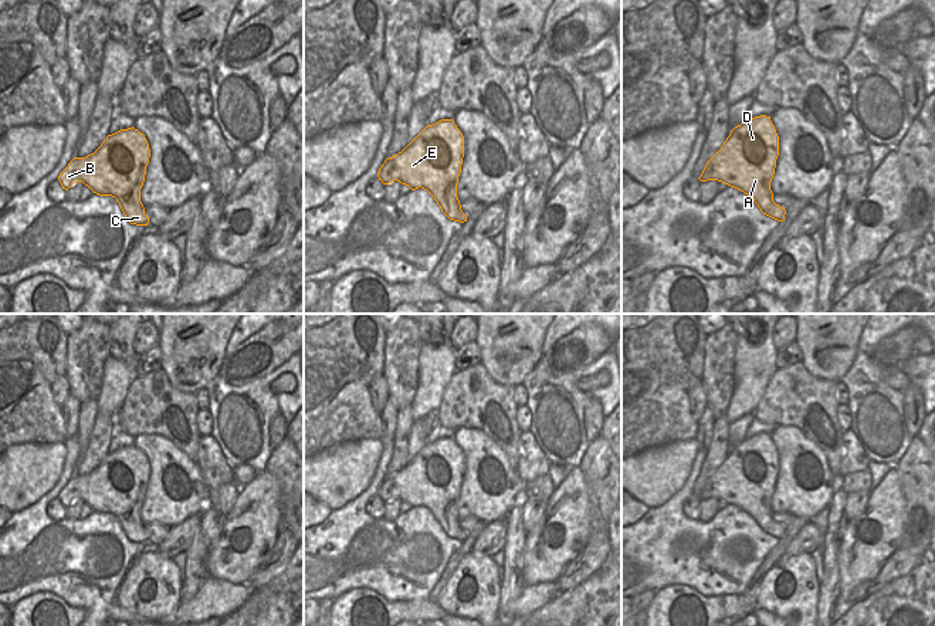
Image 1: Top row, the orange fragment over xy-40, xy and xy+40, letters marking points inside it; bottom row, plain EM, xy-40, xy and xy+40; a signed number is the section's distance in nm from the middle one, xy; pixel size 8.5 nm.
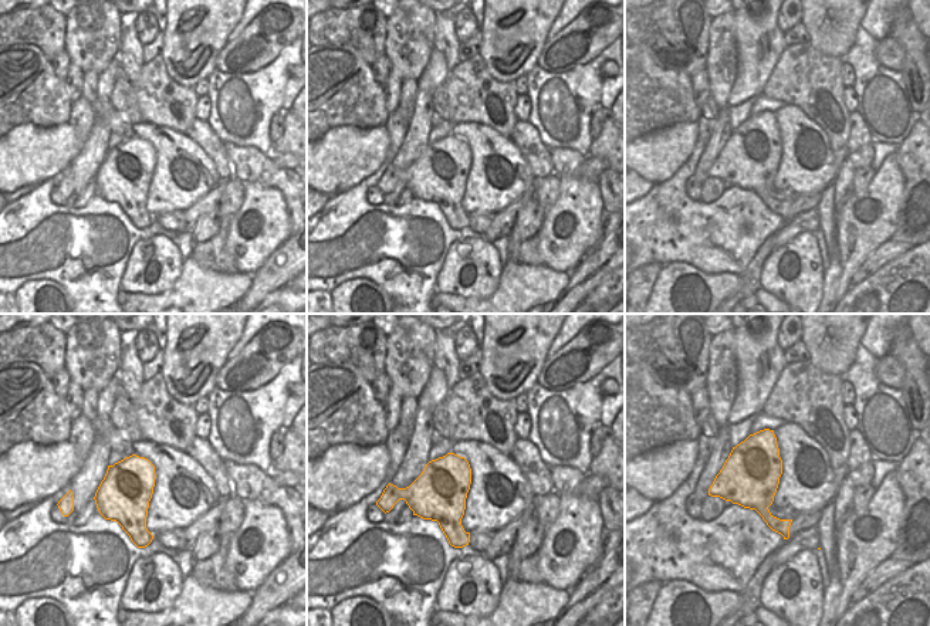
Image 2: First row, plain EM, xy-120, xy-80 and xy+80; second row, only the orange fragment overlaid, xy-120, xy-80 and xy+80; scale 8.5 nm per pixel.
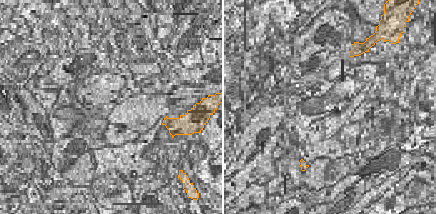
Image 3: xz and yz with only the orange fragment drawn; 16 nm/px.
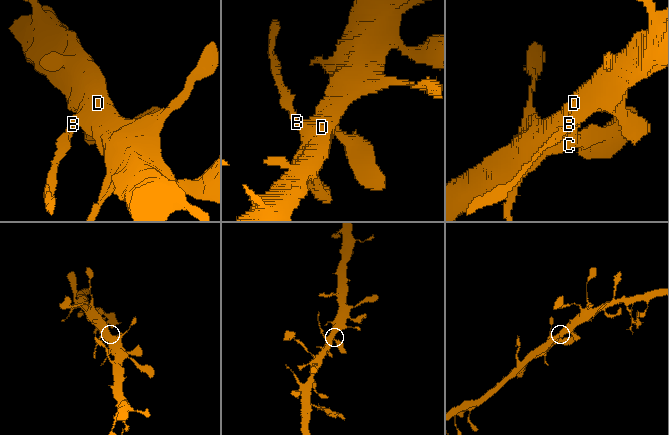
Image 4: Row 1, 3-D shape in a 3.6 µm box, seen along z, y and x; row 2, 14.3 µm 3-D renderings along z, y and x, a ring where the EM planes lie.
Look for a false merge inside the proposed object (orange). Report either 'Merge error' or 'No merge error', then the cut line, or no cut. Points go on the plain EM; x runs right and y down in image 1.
No merge error. No split.

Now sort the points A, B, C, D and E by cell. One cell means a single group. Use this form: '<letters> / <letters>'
A B C D E

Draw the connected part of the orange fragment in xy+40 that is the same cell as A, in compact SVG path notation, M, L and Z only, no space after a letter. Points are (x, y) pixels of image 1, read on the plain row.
M755 434L731 449L698 497L735 505L752 515L763 532L783 539L786 528L773 520L770 508L778 474L779 454L770 434Z

